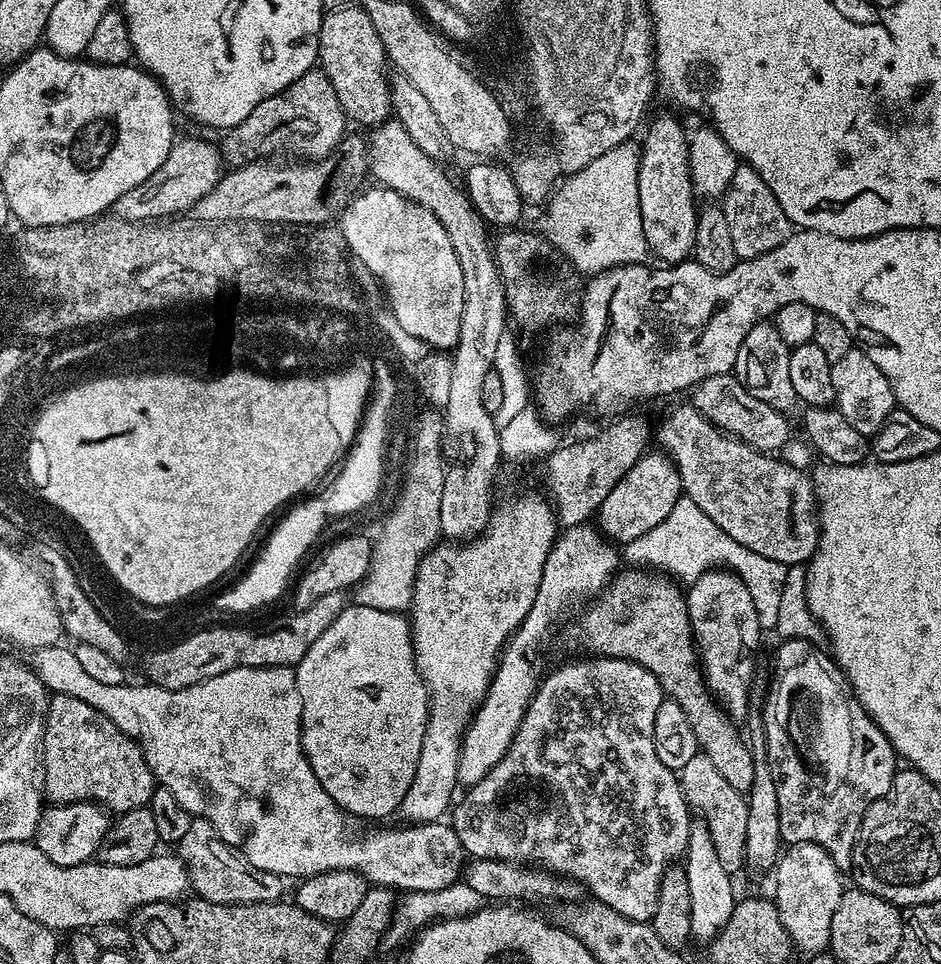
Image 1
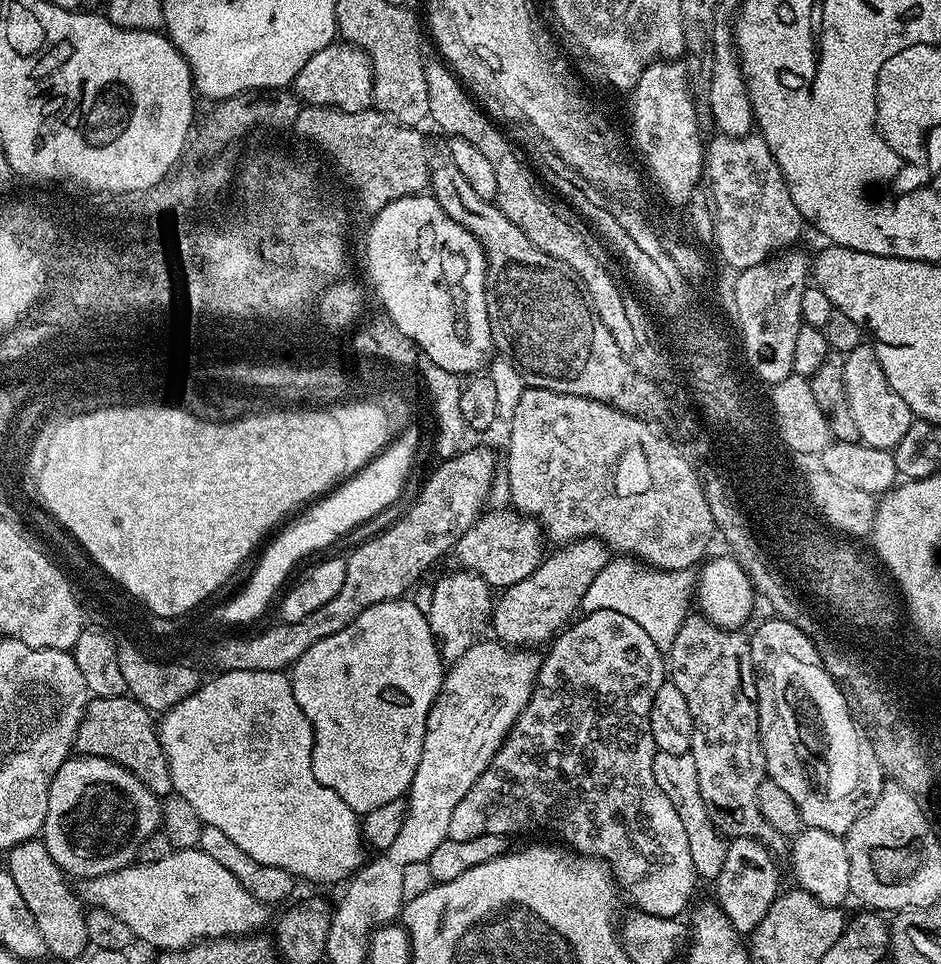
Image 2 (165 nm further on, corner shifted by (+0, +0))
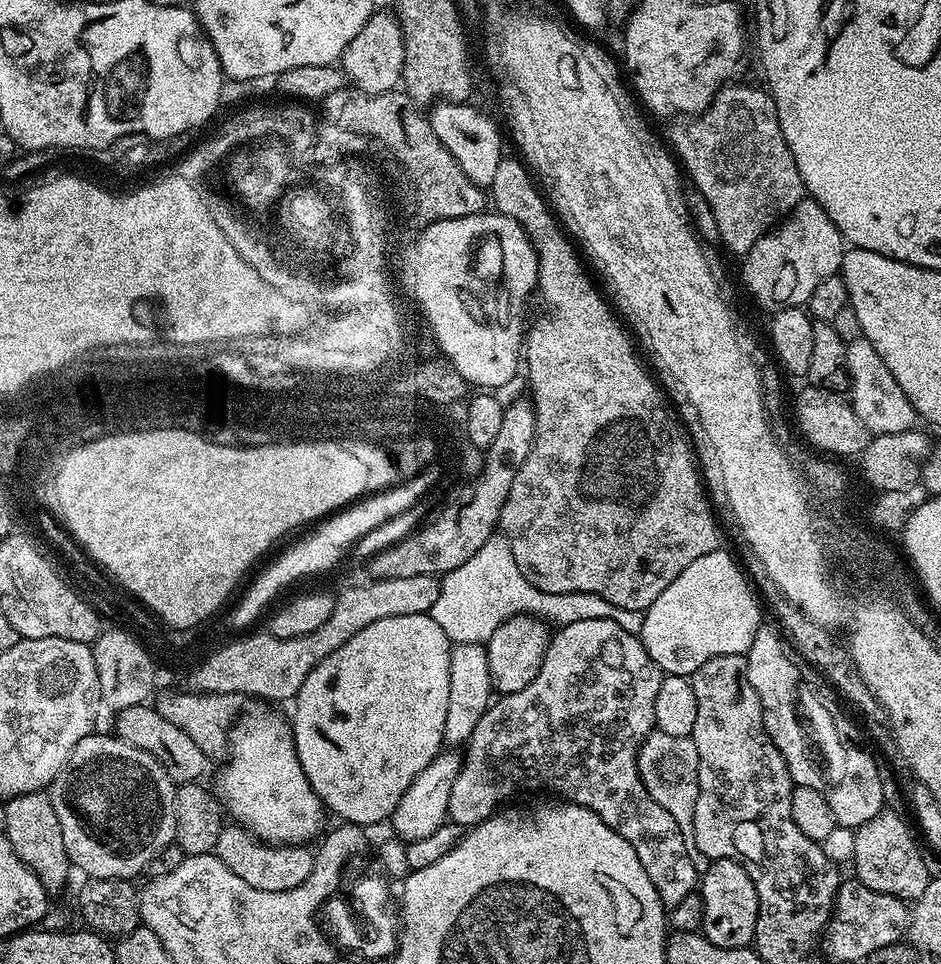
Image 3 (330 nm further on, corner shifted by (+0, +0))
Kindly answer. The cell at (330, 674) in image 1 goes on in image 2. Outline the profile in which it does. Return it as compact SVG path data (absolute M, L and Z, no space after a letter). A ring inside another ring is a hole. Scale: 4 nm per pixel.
M408 598L378 602L378 606L370 606L370 610L362 610L362 614L358 614L358 618L354 618L354 622L346 626L346 630L338 630L338 634L330 634L330 638L322 638L322 642L314 642L314 646L310 646L310 650L306 650L306 654L302 654L302 658L298 658L298 662L290 669L294 698L298 698L298 706L302 714L306 714L306 718L312 724L314 778L318 778L322 786L334 790L334 794L338 794L338 798L342 798L342 802L346 802L346 806L353 808L357 814L378 810L378 806L386 806L390 802L401 799L412 784L414 770L418 770L418 762L422 758L422 742L426 734L426 718L430 714L432 704L436 701L436 695L440 693L440 684L444 680L445 671L440 650L436 647L436 640L430 634L427 615L422 611L421 605L419 608L418 605L411 604Z

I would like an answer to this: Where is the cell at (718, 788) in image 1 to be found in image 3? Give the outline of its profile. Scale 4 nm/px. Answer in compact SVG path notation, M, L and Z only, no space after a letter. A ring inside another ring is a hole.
M653 731L644 739L638 750L638 774L654 802L678 822L678 830L682 830L682 842L686 842L686 854L690 854L690 862L694 862L697 873L702 874L710 861L694 842L694 806L698 802L698 750L691 736L678 734L662 734Z

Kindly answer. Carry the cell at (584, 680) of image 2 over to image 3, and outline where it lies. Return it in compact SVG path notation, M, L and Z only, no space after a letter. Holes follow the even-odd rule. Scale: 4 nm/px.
M590 618L586 622L570 622L559 629L560 632L551 637L548 641L546 658L542 658L542 666L538 674L534 674L534 682L526 686L526 690L518 690L509 696L501 695L495 702L489 704L486 714L474 726L474 734L468 739L466 747L462 752L458 778L454 778L454 786L450 786L450 802L448 803L448 820L451 823L461 826L475 826L484 820L489 820L491 816L501 807L500 804L512 792L512 787L517 784L520 788L549 788L552 792L557 792L561 801L578 806L586 806L586 810L594 810L610 830L622 834L630 846L634 846L634 854L638 854L638 862L642 862L642 870L650 874L650 882L654 882L654 890L660 895L665 909L676 908L688 895L695 893L698 888L698 873L694 862L690 862L690 854L686 854L686 842L682 842L682 830L678 830L678 822L650 798L642 778L638 774L638 750L642 742L651 732L654 731L656 719L654 718L654 698L658 698L658 686L662 679L660 667L646 654L646 646L640 641L639 635L635 632L622 630L618 622L607 620L606 618Z

